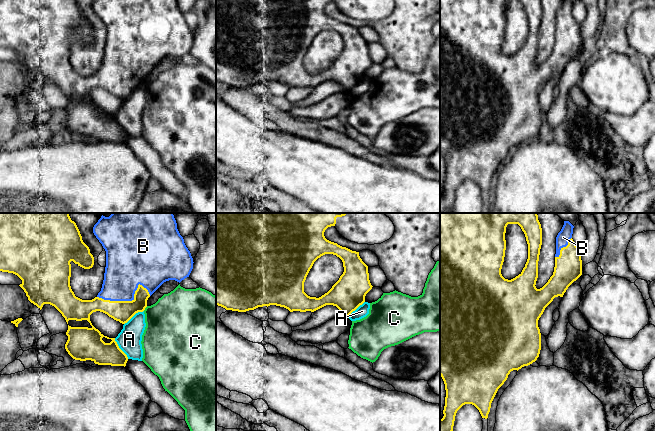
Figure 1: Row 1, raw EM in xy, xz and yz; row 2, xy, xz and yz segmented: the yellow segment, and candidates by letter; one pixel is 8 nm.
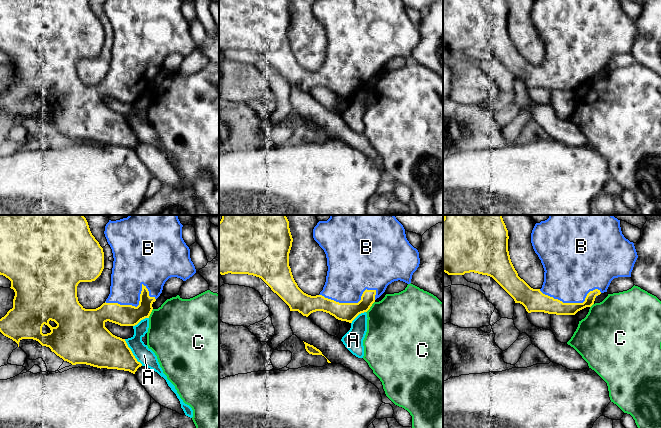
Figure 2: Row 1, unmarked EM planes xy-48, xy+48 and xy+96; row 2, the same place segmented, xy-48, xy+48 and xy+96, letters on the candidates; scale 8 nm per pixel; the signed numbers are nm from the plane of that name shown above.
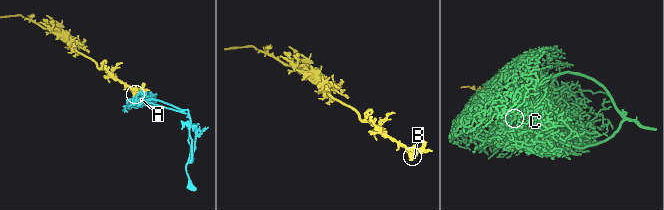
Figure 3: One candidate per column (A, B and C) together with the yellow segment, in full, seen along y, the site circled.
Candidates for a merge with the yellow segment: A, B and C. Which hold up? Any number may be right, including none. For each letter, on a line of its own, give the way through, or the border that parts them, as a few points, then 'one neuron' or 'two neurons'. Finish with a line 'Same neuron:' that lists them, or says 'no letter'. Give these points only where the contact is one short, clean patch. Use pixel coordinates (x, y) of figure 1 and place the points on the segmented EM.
A: two neurons
B: one neuron
C: two neurons
Same neuron: B

